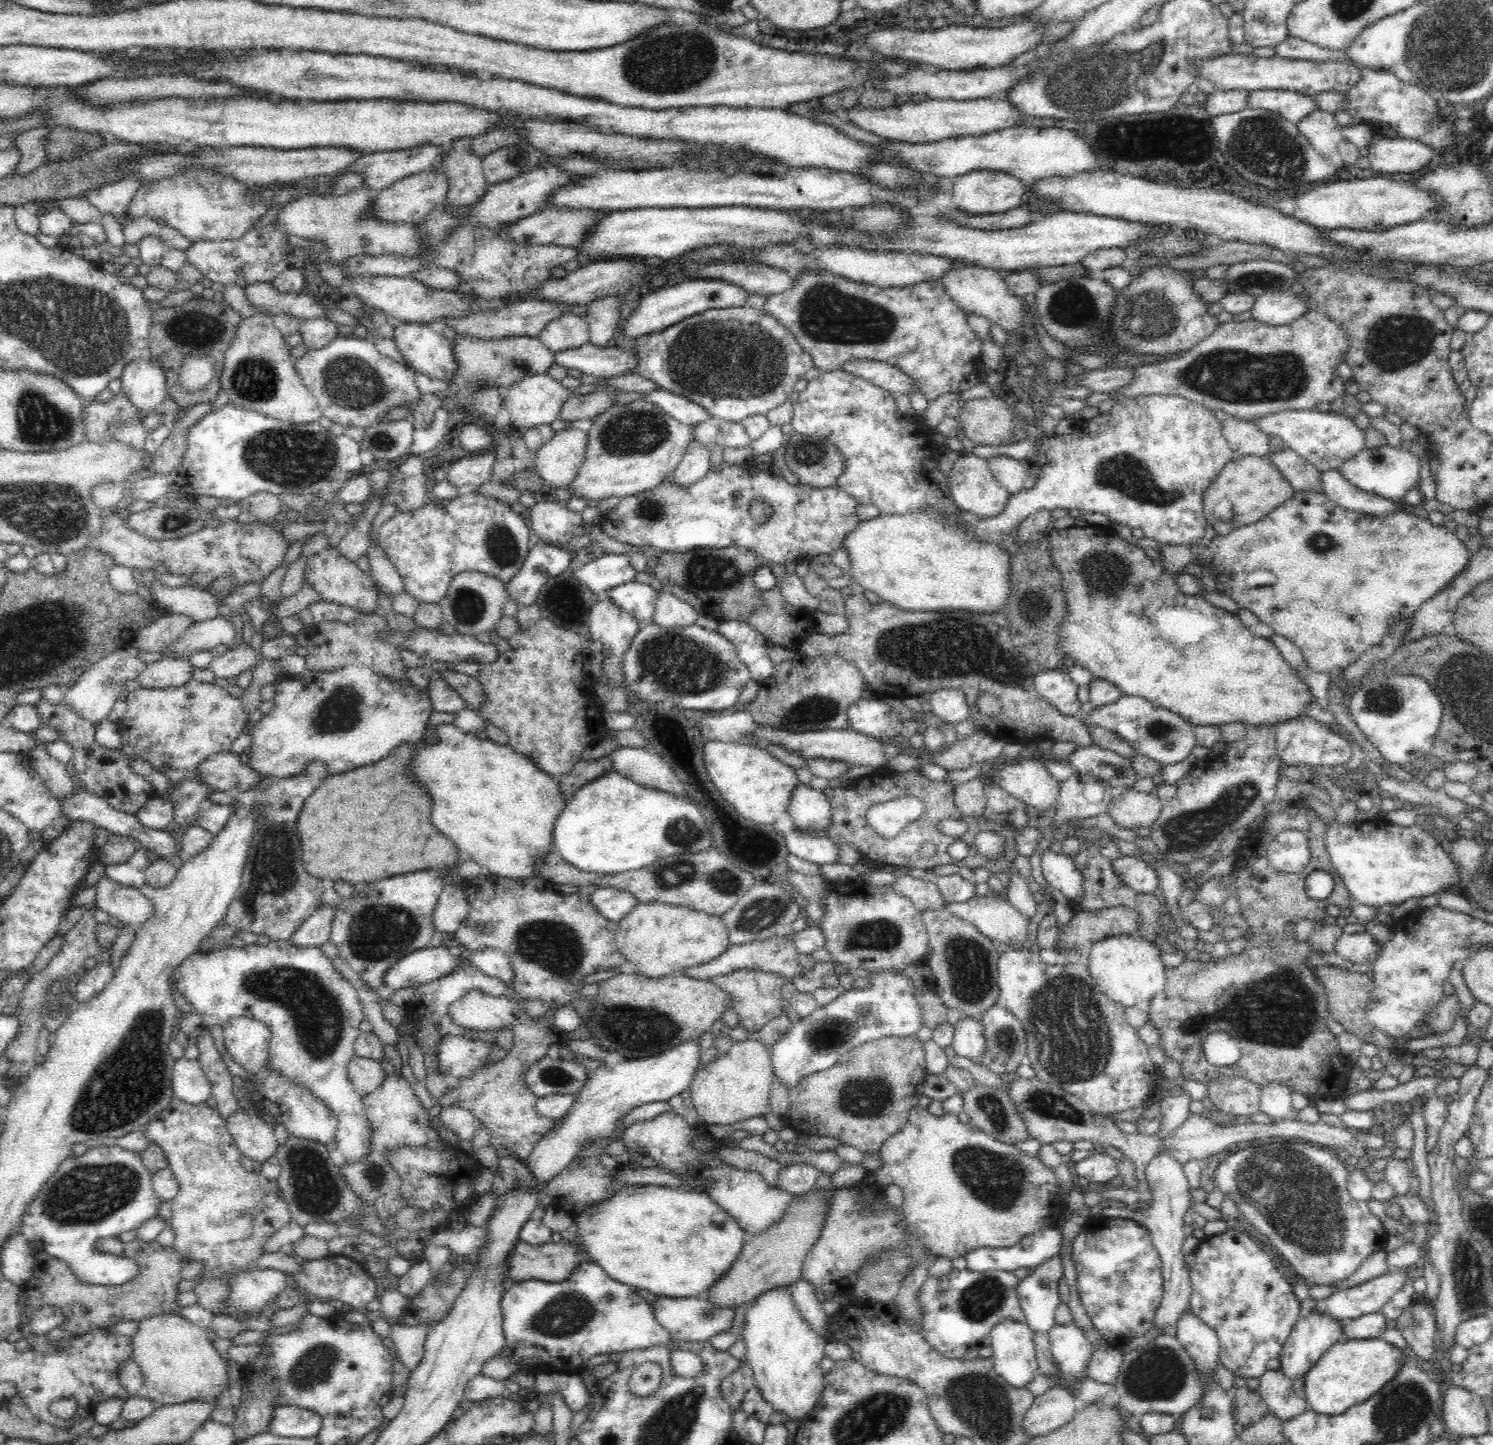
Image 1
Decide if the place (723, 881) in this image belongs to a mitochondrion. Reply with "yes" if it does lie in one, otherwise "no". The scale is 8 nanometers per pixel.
yes

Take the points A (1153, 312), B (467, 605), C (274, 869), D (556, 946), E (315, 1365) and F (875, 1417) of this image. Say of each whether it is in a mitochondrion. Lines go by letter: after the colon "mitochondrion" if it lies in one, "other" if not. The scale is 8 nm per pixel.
A: mitochondrion
B: mitochondrion
C: mitochondrion
D: mitochondrion
E: mitochondrion
F: mitochondrion

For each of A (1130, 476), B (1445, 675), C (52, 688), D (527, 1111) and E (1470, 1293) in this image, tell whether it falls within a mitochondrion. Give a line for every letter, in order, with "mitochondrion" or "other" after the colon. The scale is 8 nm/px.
A: mitochondrion
B: mitochondrion
C: other
D: other
E: mitochondrion

